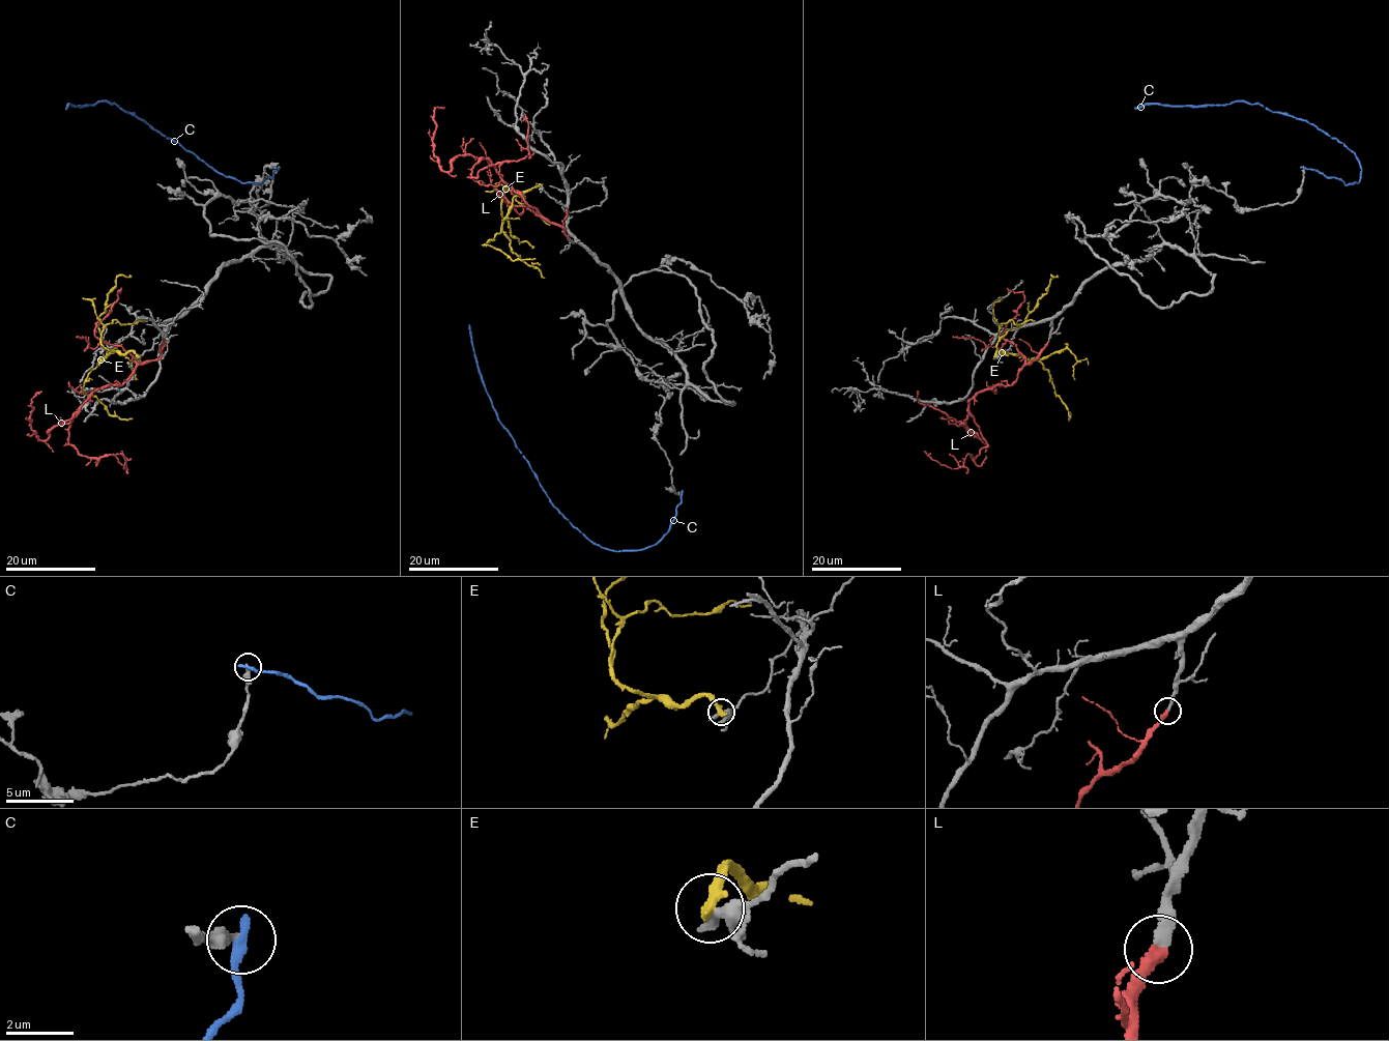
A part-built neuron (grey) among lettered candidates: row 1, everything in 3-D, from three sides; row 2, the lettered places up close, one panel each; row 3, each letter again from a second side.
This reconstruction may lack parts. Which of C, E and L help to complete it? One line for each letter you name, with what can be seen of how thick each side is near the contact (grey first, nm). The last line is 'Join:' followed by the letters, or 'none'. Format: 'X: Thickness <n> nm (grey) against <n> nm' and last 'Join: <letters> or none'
L: Thickness 280 nm (grey) against 320 nm
Join: L

